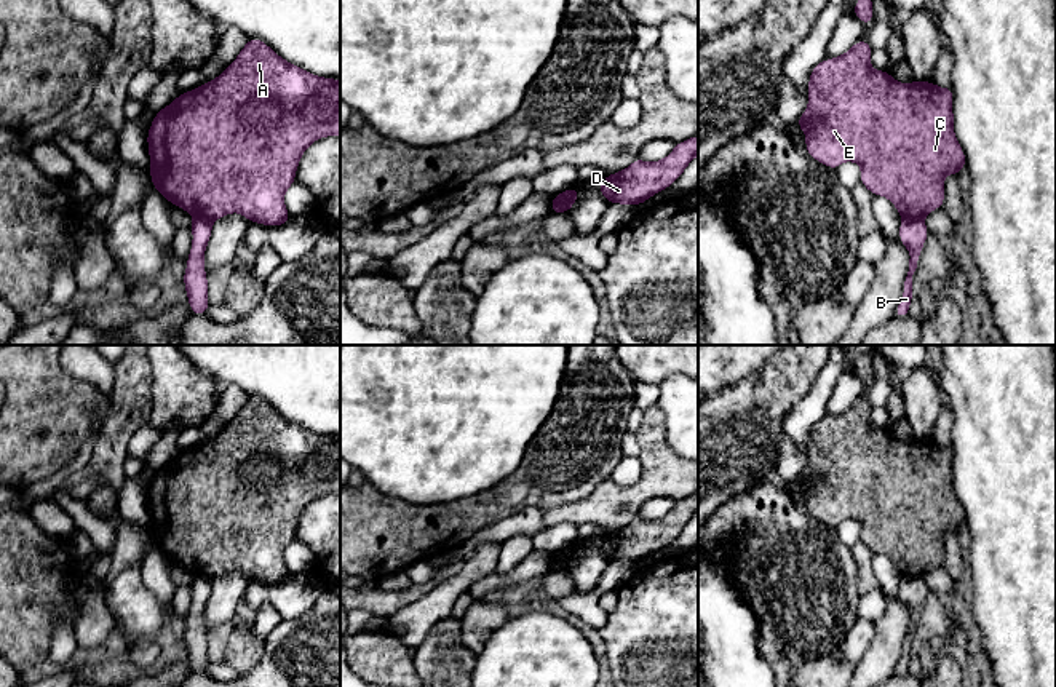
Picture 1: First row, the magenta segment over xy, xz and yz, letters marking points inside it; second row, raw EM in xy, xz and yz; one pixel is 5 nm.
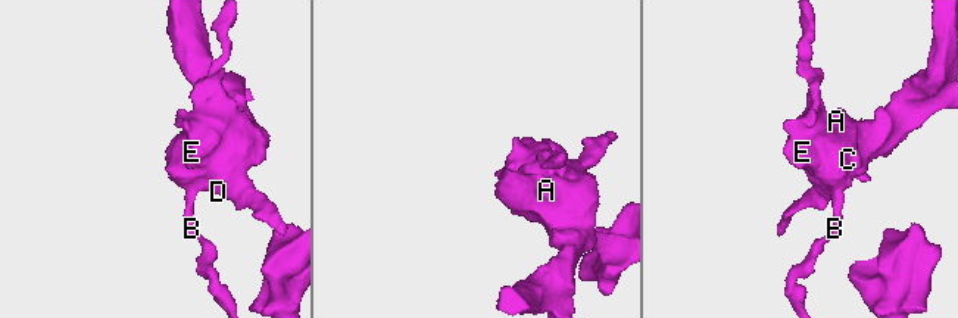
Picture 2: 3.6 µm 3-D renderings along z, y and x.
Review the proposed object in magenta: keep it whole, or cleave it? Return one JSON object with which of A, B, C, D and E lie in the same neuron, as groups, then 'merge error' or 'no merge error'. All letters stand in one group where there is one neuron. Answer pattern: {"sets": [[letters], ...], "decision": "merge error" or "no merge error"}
{"sets": [["A", "C", "D", "E"], ["B"]], "decision": "merge error"}

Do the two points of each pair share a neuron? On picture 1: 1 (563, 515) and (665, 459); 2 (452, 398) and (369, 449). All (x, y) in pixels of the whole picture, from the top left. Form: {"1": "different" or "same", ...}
{"1": "same", "2": "same"}

